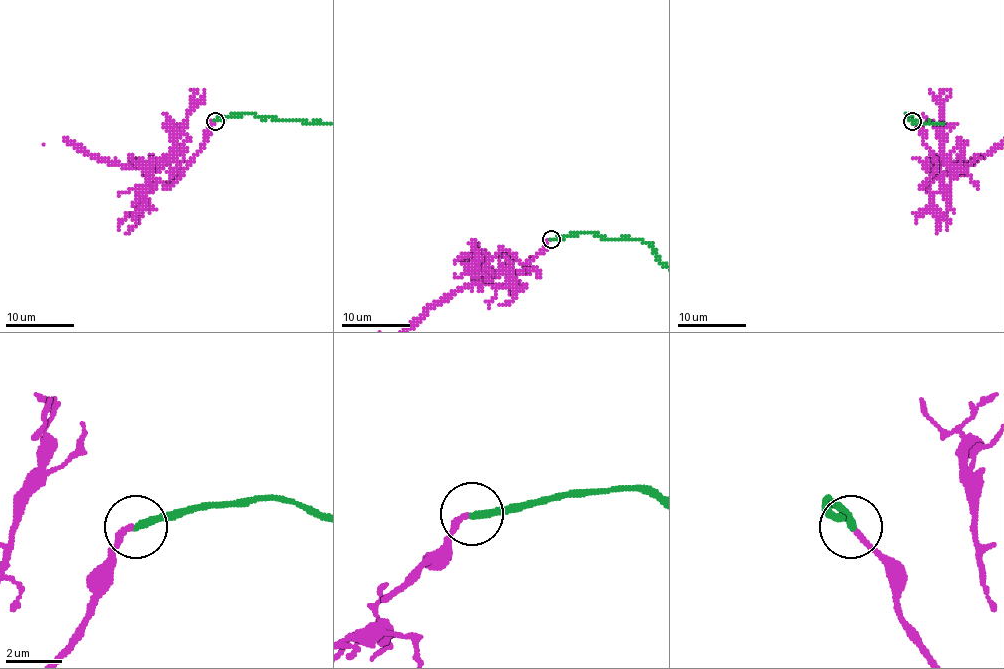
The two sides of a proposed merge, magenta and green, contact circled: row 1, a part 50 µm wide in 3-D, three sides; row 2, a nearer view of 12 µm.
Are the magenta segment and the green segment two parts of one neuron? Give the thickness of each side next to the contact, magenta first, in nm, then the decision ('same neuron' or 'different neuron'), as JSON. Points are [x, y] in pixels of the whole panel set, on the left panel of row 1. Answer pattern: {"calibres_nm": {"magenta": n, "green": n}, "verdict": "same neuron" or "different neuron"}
{"calibres_nm": {"magenta": 220, "green": 280}, "verdict": "same neuron"}

